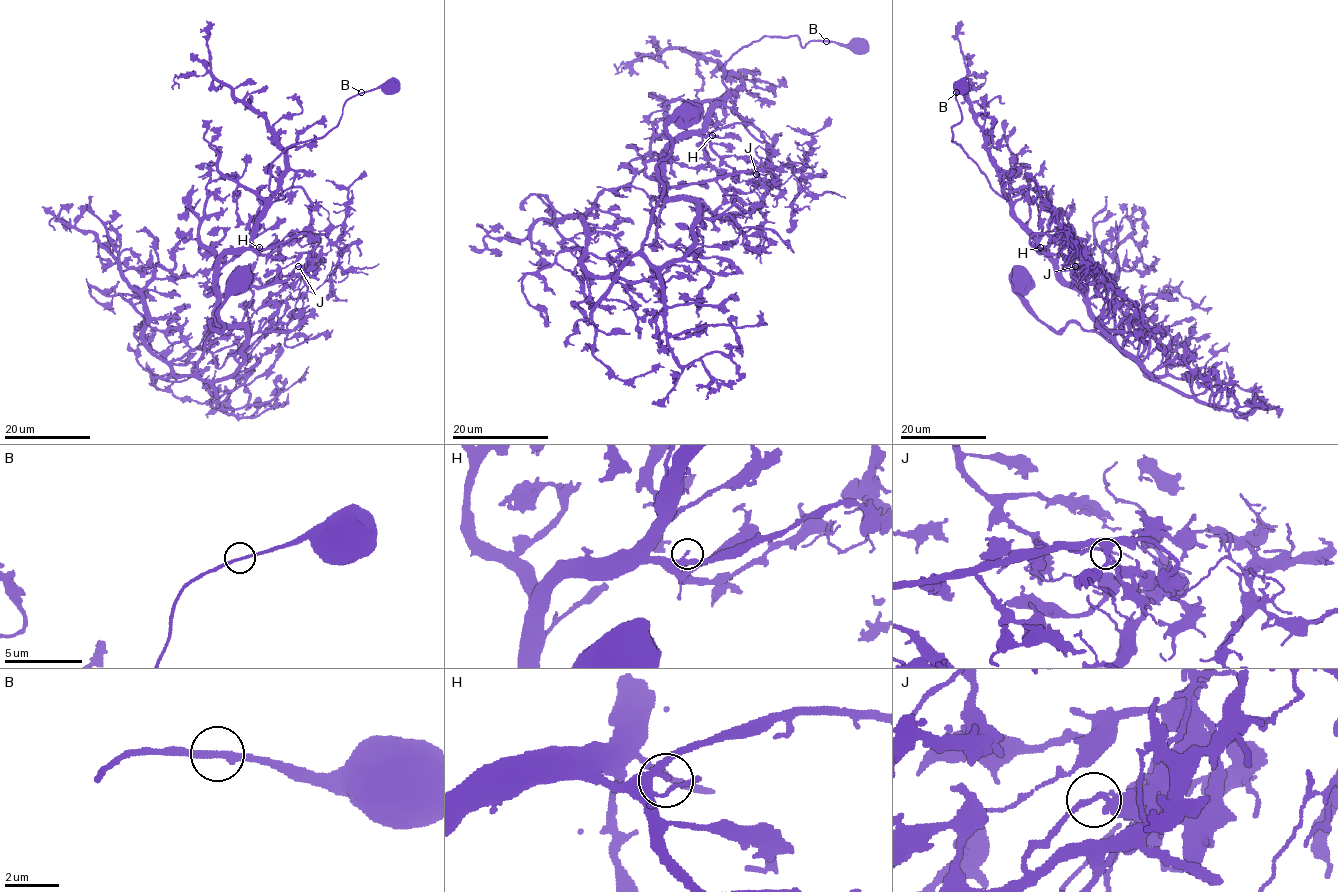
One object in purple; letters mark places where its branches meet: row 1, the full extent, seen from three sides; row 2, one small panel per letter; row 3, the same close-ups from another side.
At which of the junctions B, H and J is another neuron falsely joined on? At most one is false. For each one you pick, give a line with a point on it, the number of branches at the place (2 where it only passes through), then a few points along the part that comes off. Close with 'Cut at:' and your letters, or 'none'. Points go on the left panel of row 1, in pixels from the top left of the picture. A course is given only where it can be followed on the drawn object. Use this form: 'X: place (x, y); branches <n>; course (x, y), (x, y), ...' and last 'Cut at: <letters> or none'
J: place (298, 266); branches 2; course (298, 266), (320, 239), (311, 201), (297, 188), (274, 196), (270, 165), (335, 127), (350, 98), (398, 81)
Cut at: J

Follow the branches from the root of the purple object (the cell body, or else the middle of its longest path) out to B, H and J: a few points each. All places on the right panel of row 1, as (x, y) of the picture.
B: (1021, 281), (1039, 319), (1100, 332), (1157, 380), (1098, 326), (952, 140), (956, 93)
H: (1021, 281), (1039, 319), (1100, 332), (1157, 380), (1040, 247)
J: (1021, 281), (1039, 319), (1100, 332), (1157, 380), (1138, 358), (1136, 307), (1091, 259), (1075, 266)

